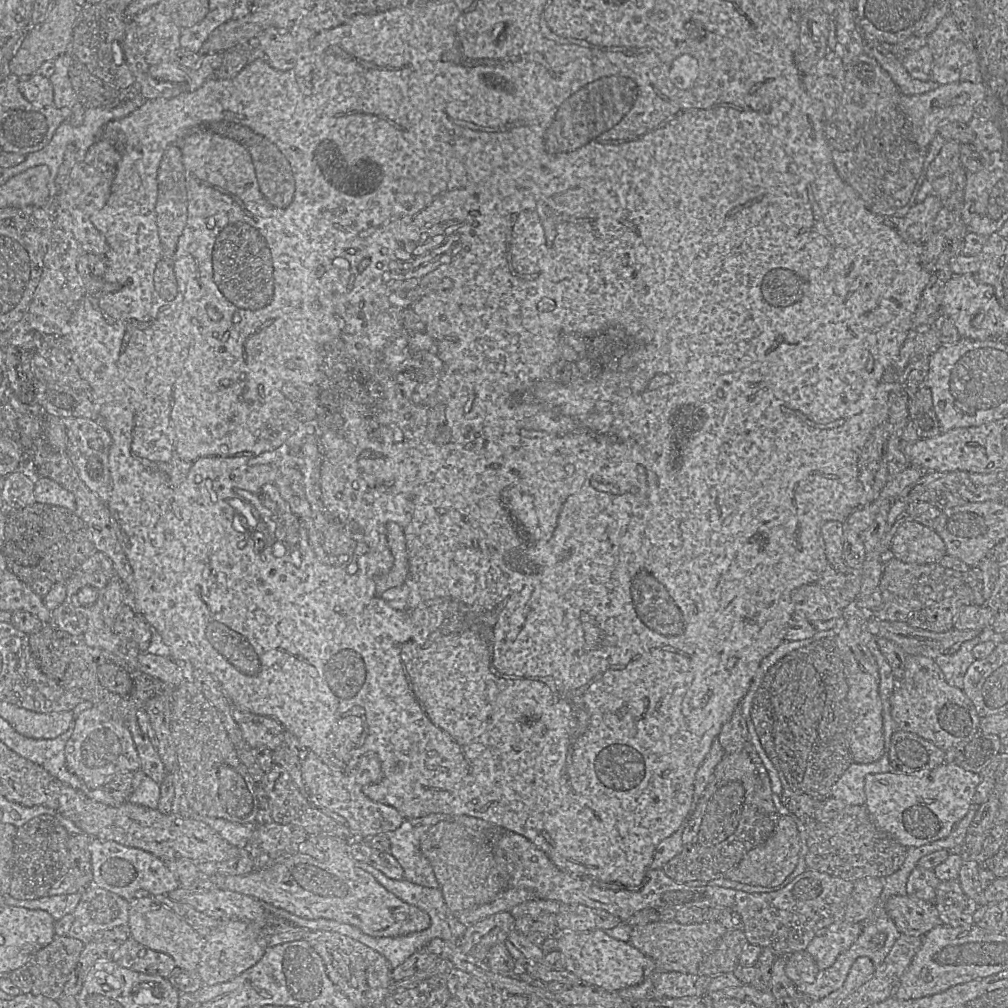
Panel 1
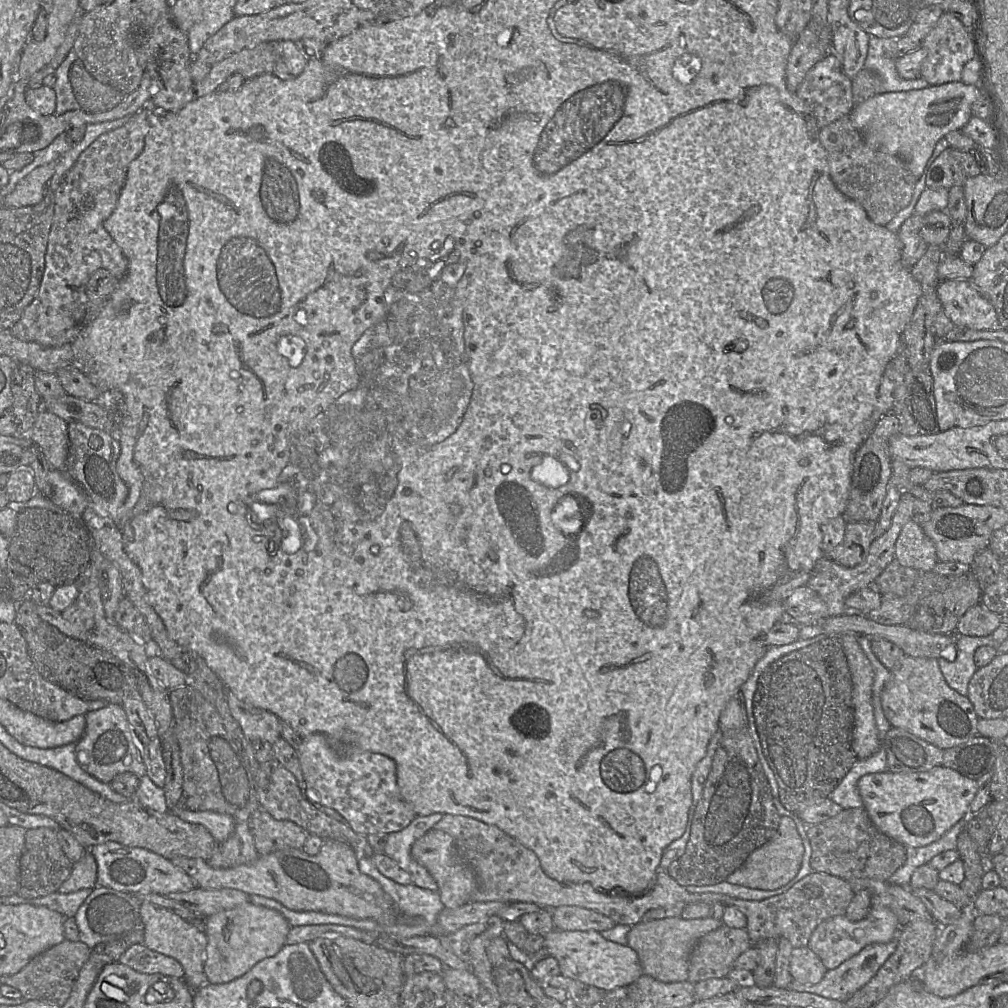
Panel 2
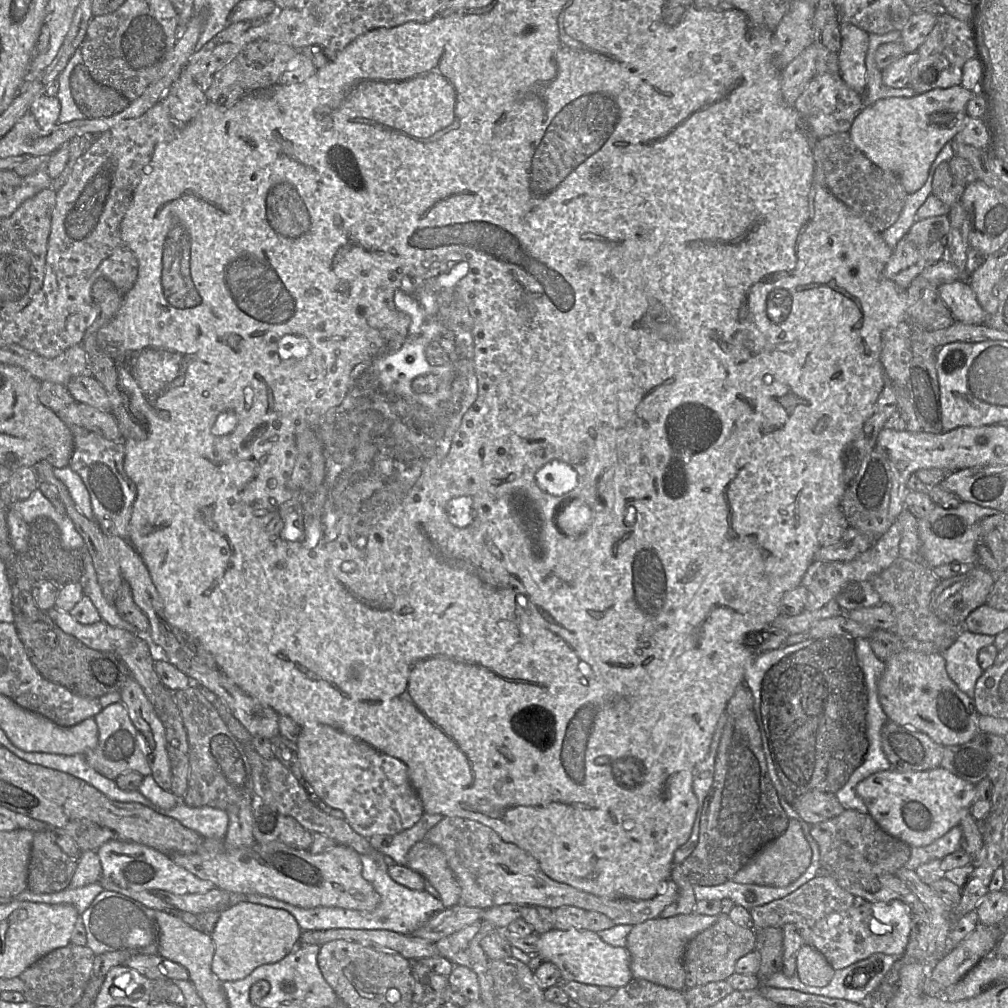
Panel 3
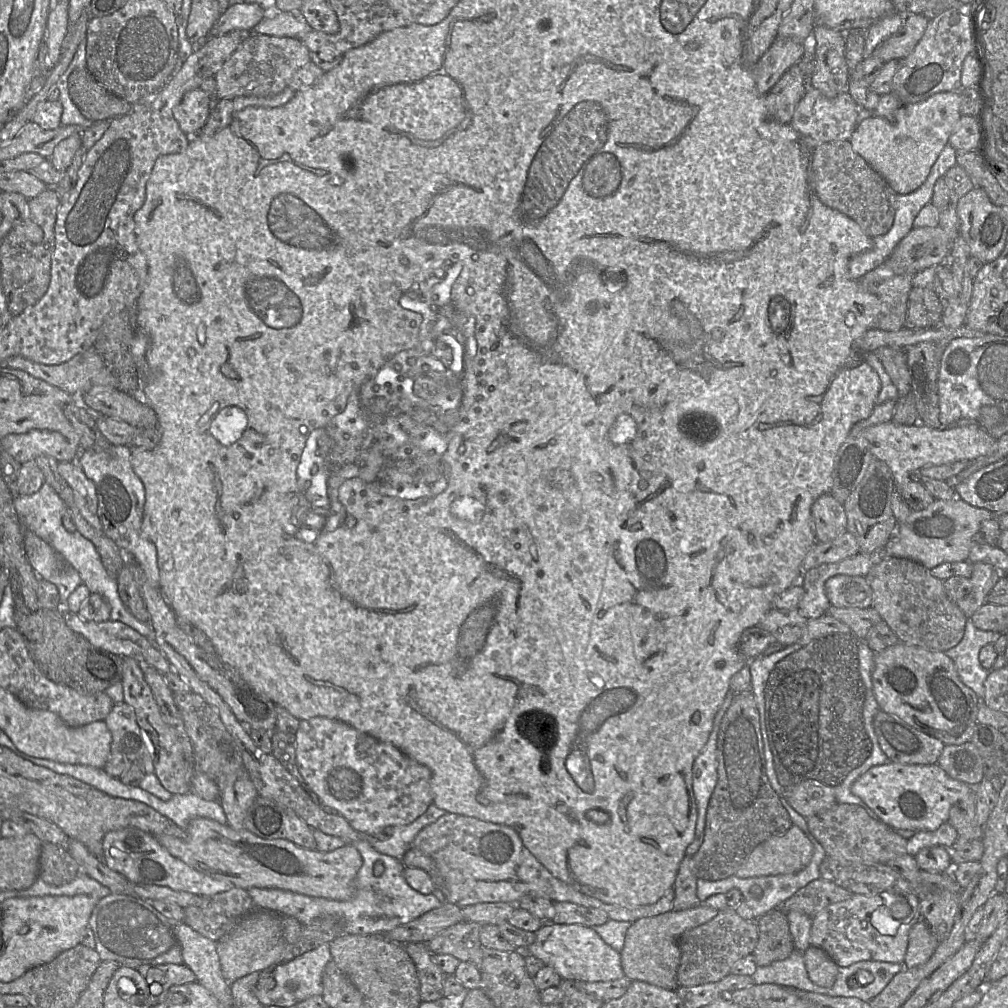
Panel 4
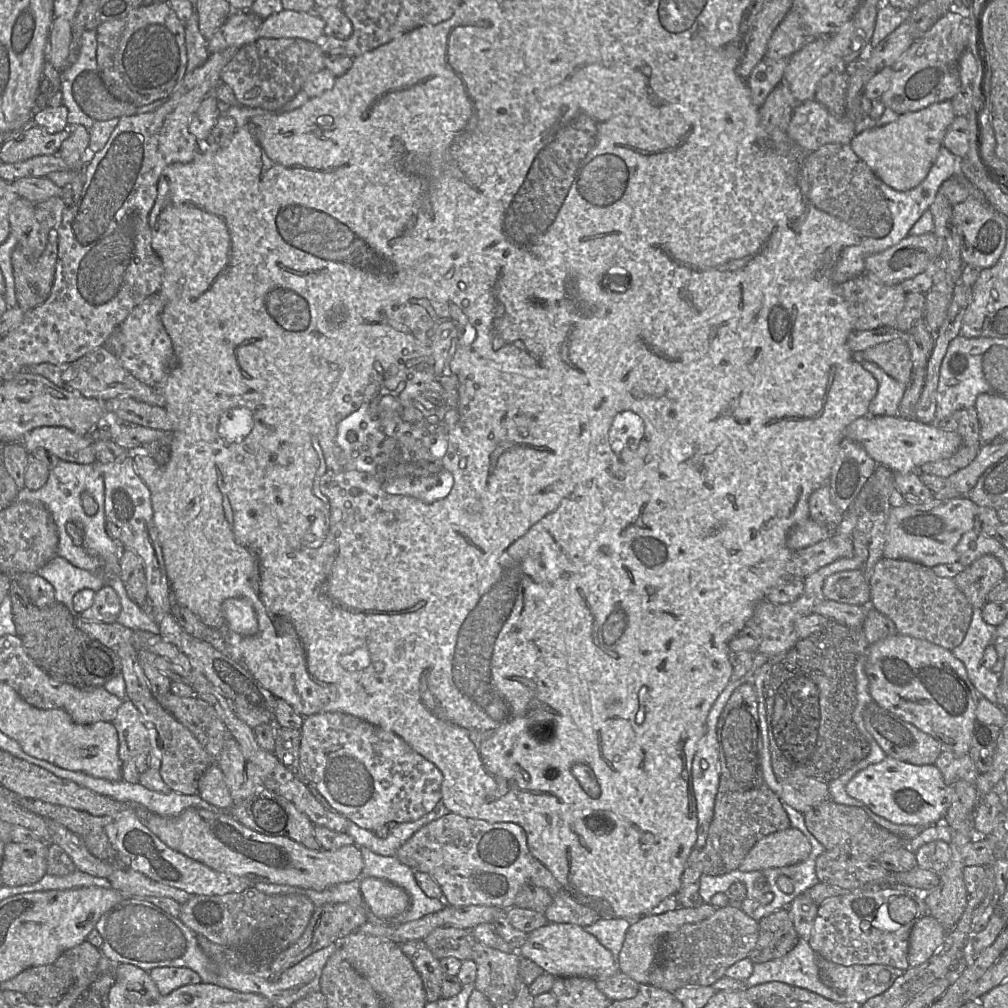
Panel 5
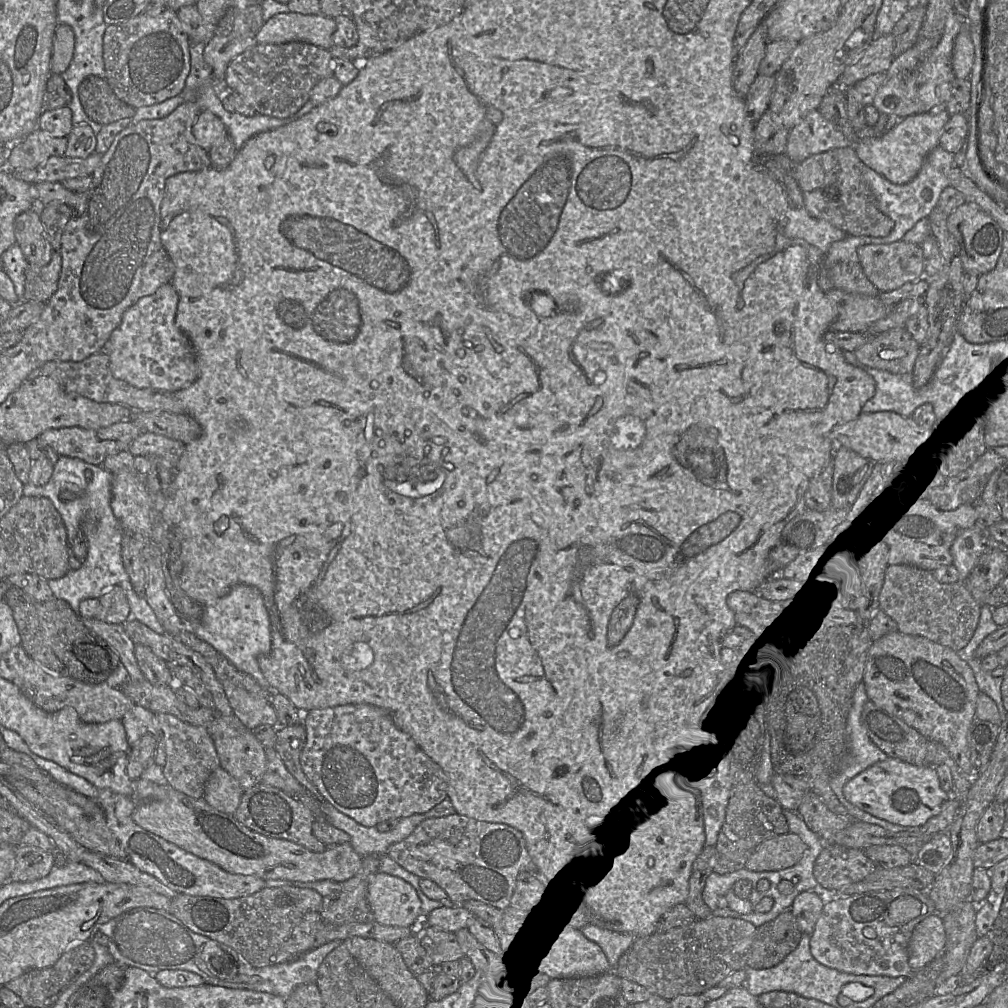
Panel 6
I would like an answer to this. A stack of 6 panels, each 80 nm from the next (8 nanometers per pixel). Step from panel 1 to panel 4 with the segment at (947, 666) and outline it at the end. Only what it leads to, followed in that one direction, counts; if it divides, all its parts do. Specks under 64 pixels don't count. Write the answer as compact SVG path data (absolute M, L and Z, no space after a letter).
M967 618L961 641L944 653L953 660L961 681L983 699L985 680L991 669L982 667L979 651L986 644L994 644L1001 633L983 631L975 627L971 618Z

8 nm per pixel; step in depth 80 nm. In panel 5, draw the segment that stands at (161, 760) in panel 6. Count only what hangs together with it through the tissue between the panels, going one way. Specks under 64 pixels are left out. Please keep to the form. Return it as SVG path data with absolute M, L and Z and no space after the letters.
M124 699L111 721L118 734L118 755L122 763L131 758L149 751L149 768L159 770L161 766L161 751L153 751L150 745L149 731L142 722L140 712L128 699Z

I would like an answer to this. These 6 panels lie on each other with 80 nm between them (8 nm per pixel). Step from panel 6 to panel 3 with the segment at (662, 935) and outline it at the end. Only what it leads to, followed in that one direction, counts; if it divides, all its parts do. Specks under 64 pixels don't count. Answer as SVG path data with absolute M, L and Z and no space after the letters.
M720 913L718 917L714 925L697 934L686 945L683 955L686 988L726 980L735 973L738 959L755 950L756 932L753 928L736 925L728 914Z

